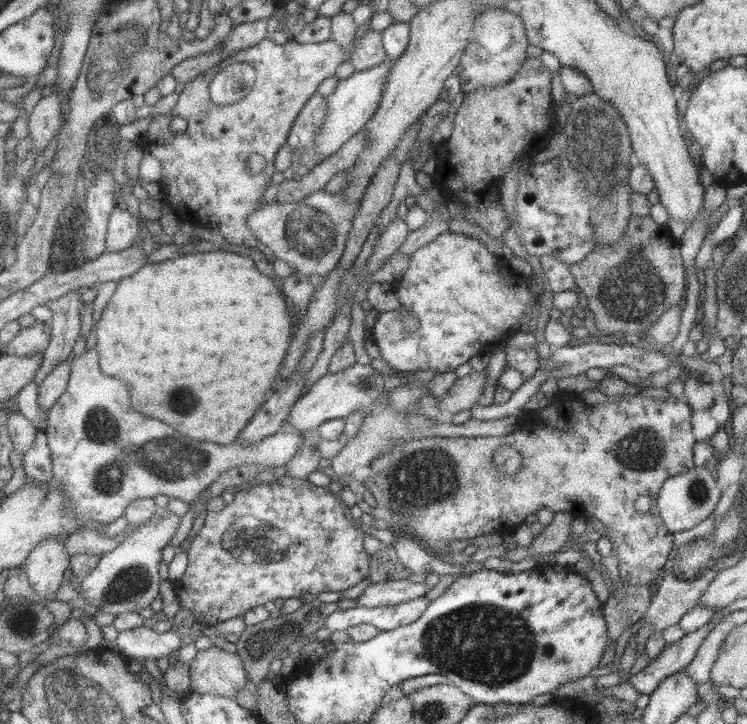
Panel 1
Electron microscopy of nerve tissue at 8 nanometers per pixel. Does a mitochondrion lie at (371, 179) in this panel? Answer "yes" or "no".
no

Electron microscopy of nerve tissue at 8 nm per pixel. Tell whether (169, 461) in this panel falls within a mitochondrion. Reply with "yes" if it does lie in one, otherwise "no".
yes

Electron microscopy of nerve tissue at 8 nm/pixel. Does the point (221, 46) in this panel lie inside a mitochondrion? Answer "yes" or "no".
no

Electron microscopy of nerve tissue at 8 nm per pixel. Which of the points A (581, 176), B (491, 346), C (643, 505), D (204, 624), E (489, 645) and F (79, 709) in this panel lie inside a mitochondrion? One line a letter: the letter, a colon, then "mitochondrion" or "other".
A: mitochondrion
B: other
C: other
D: other
E: mitochondrion
F: mitochondrion

